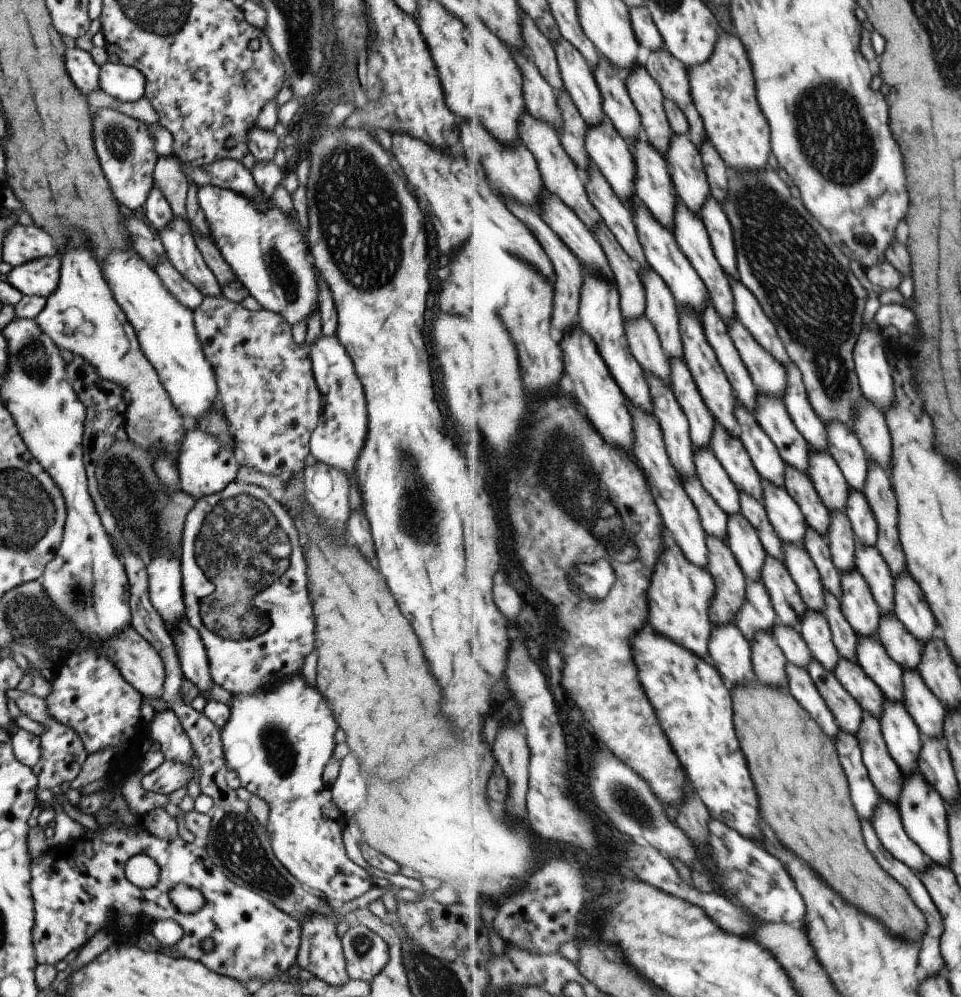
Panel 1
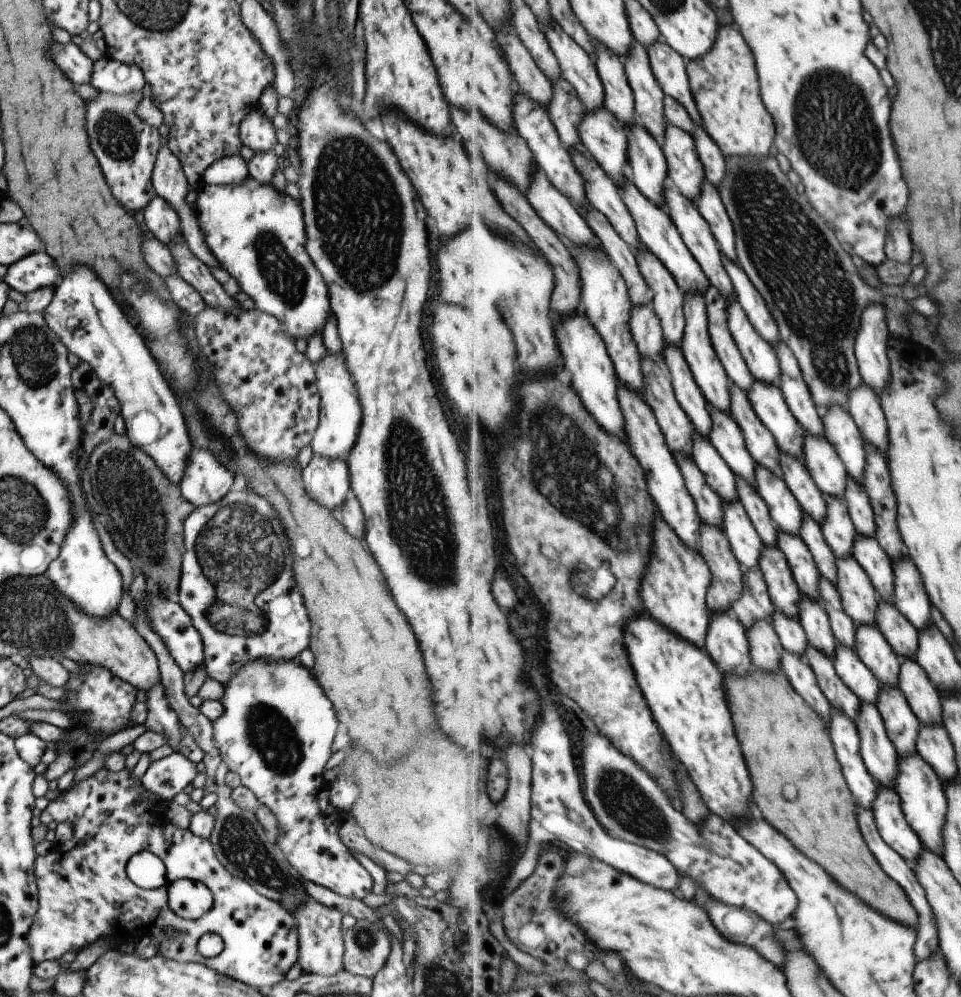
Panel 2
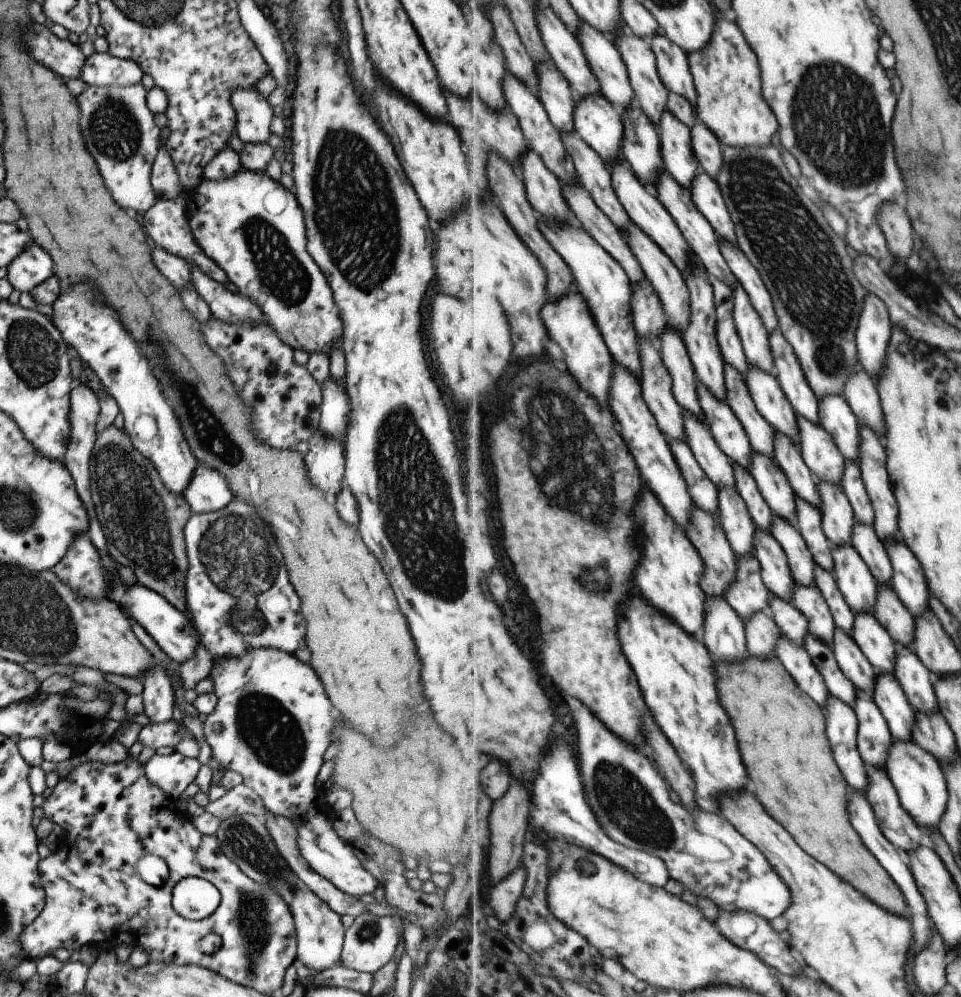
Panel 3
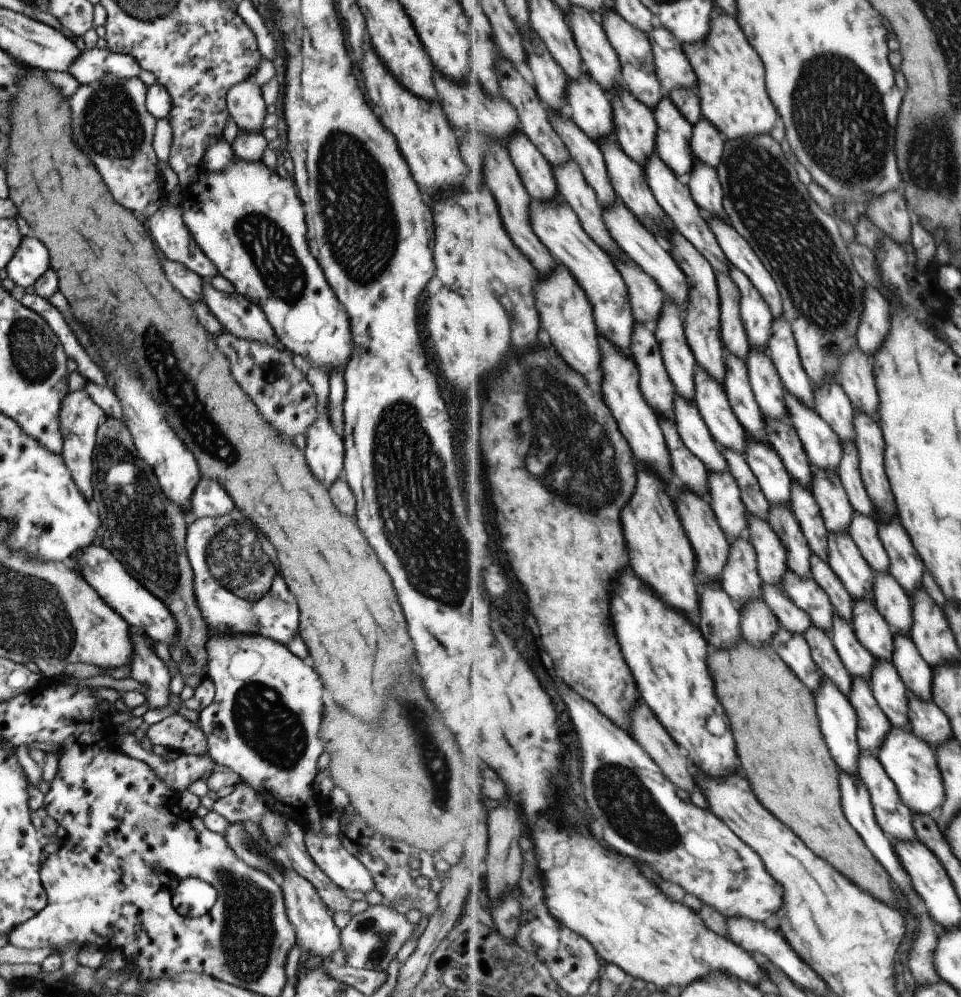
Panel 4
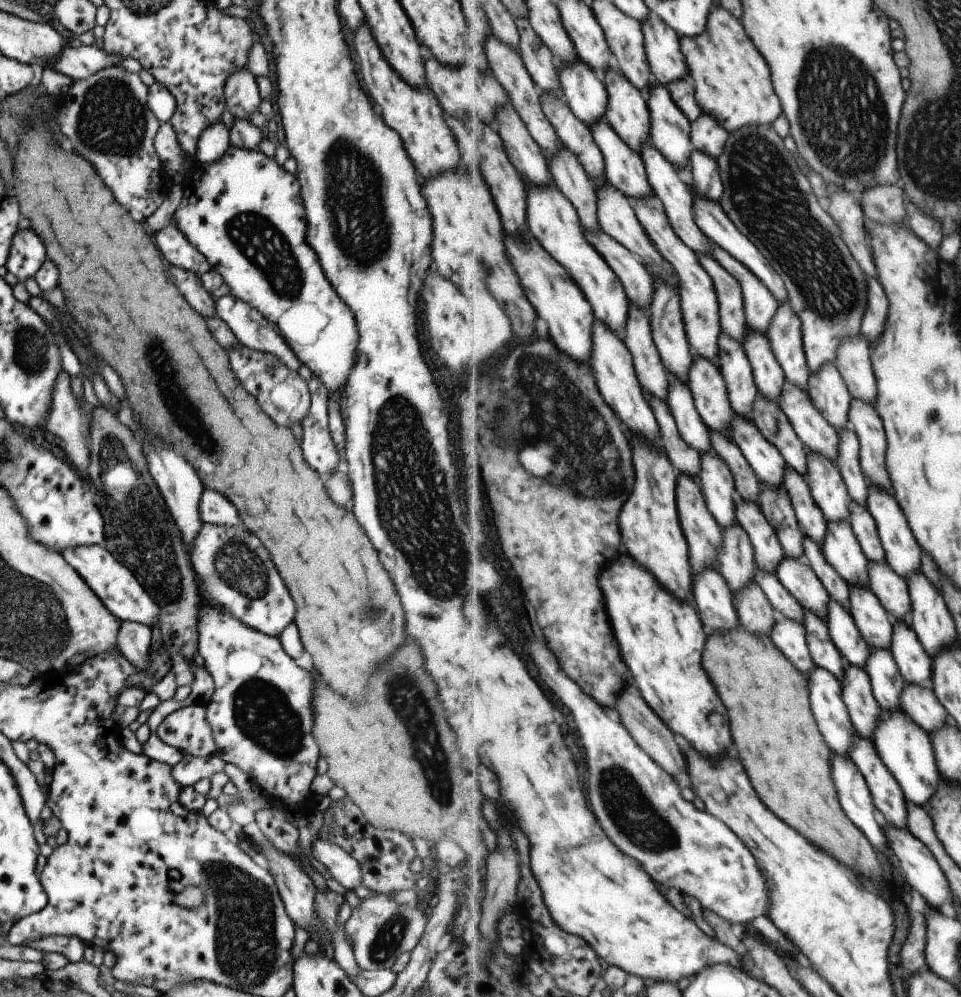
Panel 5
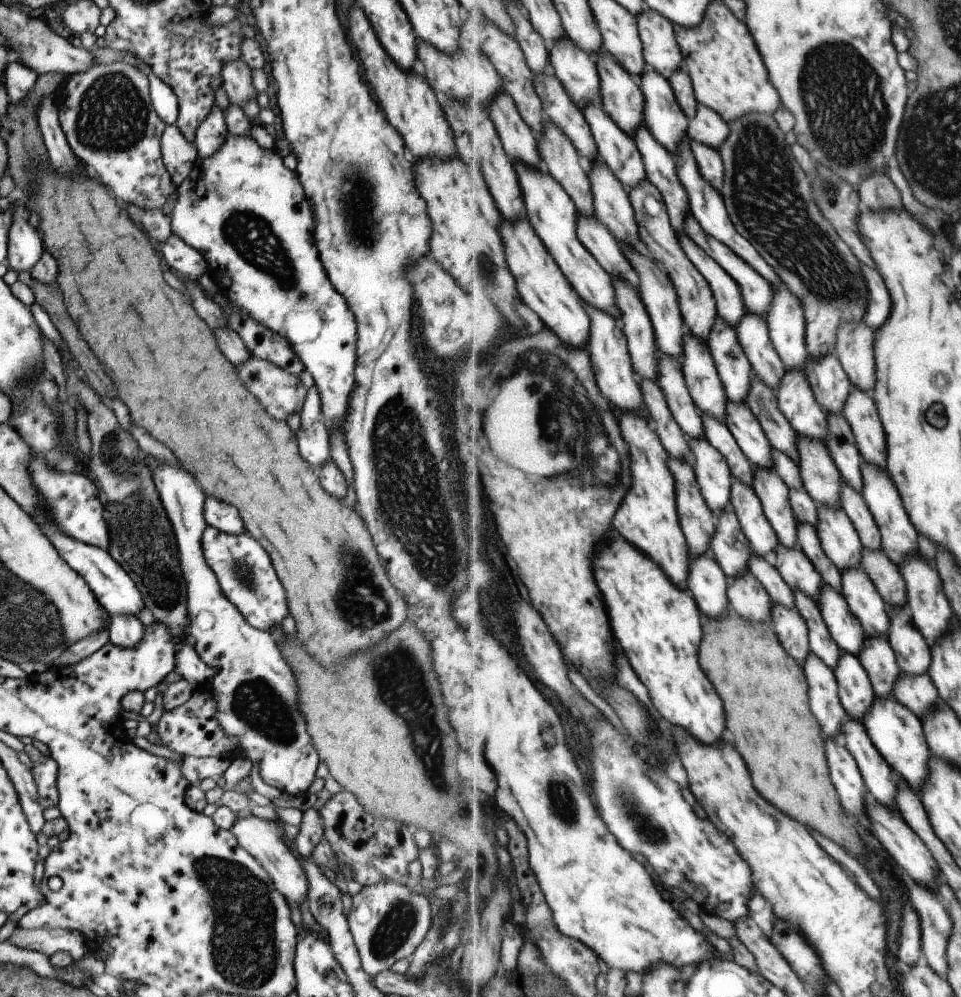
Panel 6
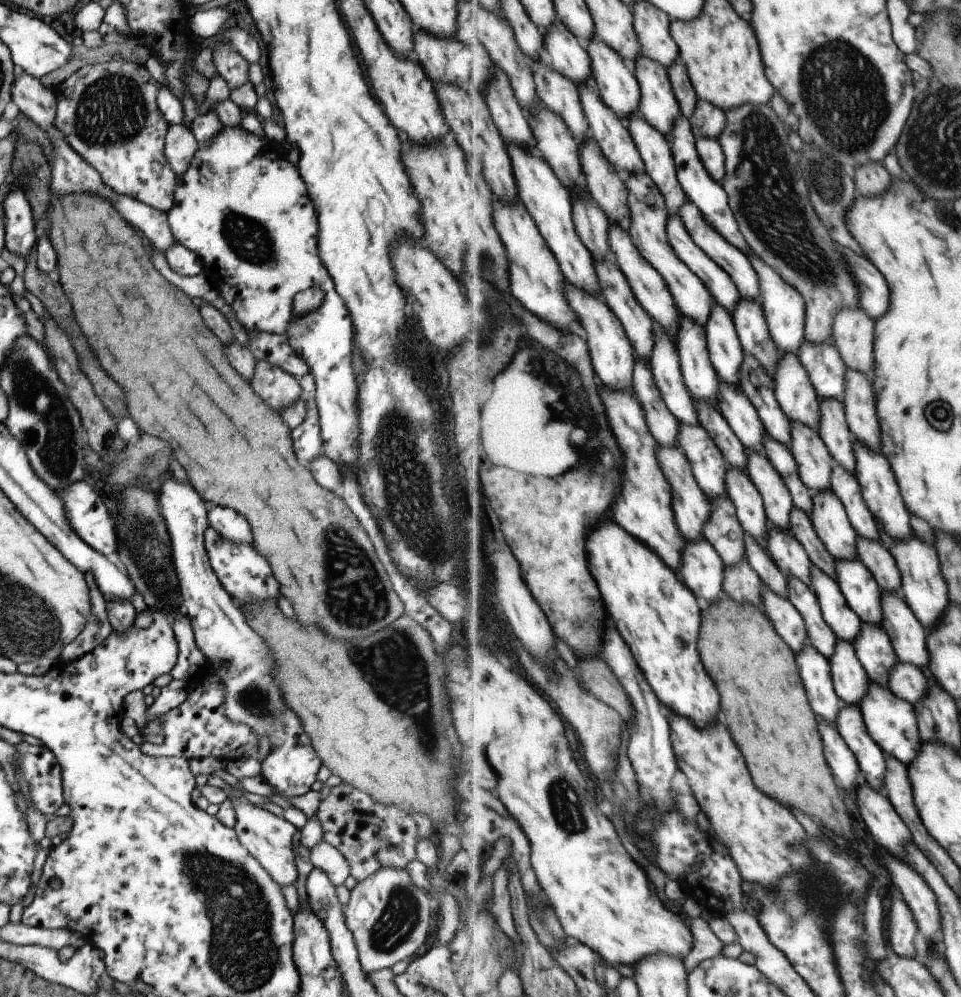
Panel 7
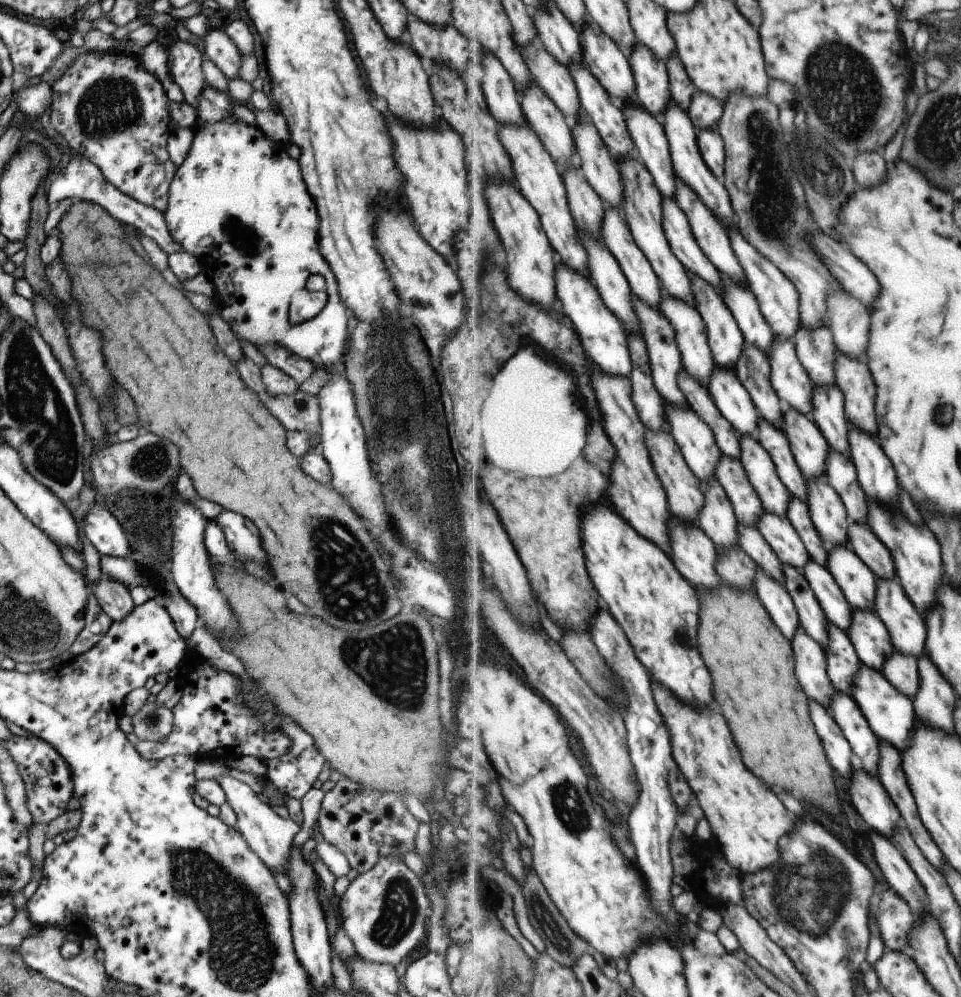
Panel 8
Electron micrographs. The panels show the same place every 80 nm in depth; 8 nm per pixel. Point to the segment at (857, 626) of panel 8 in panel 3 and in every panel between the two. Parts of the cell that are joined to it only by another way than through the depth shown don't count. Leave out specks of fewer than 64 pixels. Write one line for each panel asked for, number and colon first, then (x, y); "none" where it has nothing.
3: (889, 694)
4: (889, 689)
5: (888, 683)
6: (880, 660)
7: (873, 645)

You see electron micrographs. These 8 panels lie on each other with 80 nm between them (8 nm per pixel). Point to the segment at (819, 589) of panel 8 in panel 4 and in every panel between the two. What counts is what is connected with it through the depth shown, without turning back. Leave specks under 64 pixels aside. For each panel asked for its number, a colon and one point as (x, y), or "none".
4: (859, 660)
5: (844, 632)
6: (845, 628)
7: (846, 623)

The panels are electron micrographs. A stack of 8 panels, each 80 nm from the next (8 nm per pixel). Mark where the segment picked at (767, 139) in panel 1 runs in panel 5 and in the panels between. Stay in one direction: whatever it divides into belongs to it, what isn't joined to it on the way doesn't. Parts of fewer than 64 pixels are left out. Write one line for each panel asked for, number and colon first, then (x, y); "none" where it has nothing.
2: (725, 82)
3: (730, 101)
4: (731, 87)
5: (732, 80)

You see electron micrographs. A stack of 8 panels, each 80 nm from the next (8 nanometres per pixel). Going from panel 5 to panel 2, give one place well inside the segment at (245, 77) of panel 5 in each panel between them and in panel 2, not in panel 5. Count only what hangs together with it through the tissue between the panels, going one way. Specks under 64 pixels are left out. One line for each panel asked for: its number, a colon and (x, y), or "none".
2: (255, 130)
3: (252, 112)
4: (244, 103)

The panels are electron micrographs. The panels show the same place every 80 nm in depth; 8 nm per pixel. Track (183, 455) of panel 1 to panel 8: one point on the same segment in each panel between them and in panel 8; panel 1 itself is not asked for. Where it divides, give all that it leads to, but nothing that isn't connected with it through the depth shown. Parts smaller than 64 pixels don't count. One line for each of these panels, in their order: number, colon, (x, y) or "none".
2: (204, 482)
3: (206, 491)
4: (208, 499)
5: (214, 509)
6: (224, 518)
7: (230, 525)
8: (241, 536)

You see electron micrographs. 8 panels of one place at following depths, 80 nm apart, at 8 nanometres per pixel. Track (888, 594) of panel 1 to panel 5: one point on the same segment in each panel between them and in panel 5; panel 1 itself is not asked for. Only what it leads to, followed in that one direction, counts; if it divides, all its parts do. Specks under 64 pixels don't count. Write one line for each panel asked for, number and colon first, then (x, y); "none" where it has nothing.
2: (867, 550)
3: (868, 543)
4: (864, 529)
5: (864, 525)

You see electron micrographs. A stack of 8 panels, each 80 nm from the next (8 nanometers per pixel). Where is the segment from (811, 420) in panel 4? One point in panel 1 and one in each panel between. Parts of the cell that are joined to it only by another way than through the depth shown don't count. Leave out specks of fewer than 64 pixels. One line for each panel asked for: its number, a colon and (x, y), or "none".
1: (829, 480)
2: (828, 469)
3: (821, 452)

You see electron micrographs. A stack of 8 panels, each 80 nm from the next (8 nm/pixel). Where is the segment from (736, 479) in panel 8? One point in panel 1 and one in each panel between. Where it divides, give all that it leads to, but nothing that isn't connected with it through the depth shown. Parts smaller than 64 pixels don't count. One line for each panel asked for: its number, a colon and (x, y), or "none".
1: (785, 594)
2: (784, 590)
3: (776, 572)
4: (772, 557)
5: (769, 553)
6: (749, 509)
7: (749, 503)

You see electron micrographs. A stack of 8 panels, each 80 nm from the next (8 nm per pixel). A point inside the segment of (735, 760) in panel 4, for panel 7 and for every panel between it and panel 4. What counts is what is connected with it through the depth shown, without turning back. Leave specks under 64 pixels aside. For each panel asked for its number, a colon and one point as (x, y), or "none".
5: (662, 637)
6: (659, 625)
7: (660, 618)

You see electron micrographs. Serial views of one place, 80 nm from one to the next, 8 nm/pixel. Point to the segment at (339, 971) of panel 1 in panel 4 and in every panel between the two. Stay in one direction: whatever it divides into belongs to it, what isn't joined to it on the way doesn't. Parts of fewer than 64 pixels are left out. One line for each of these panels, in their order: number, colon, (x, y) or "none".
2: (319, 937)
3: (318, 931)
4: (316, 934)

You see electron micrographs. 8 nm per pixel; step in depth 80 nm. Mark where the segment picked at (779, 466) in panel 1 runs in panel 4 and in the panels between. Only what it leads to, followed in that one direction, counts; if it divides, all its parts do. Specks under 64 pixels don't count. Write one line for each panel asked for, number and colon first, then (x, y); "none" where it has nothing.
2: (761, 442)
3: (761, 432)
4: (737, 382)

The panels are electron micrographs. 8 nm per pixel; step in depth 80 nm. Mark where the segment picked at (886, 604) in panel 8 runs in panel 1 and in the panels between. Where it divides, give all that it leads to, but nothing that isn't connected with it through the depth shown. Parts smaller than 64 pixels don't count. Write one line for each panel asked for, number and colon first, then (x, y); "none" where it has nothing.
1: (929, 712)
2: (926, 701)
3: (918, 681)
4: (918, 676)
5: (914, 663)
6: (913, 651)
7: (908, 634)

